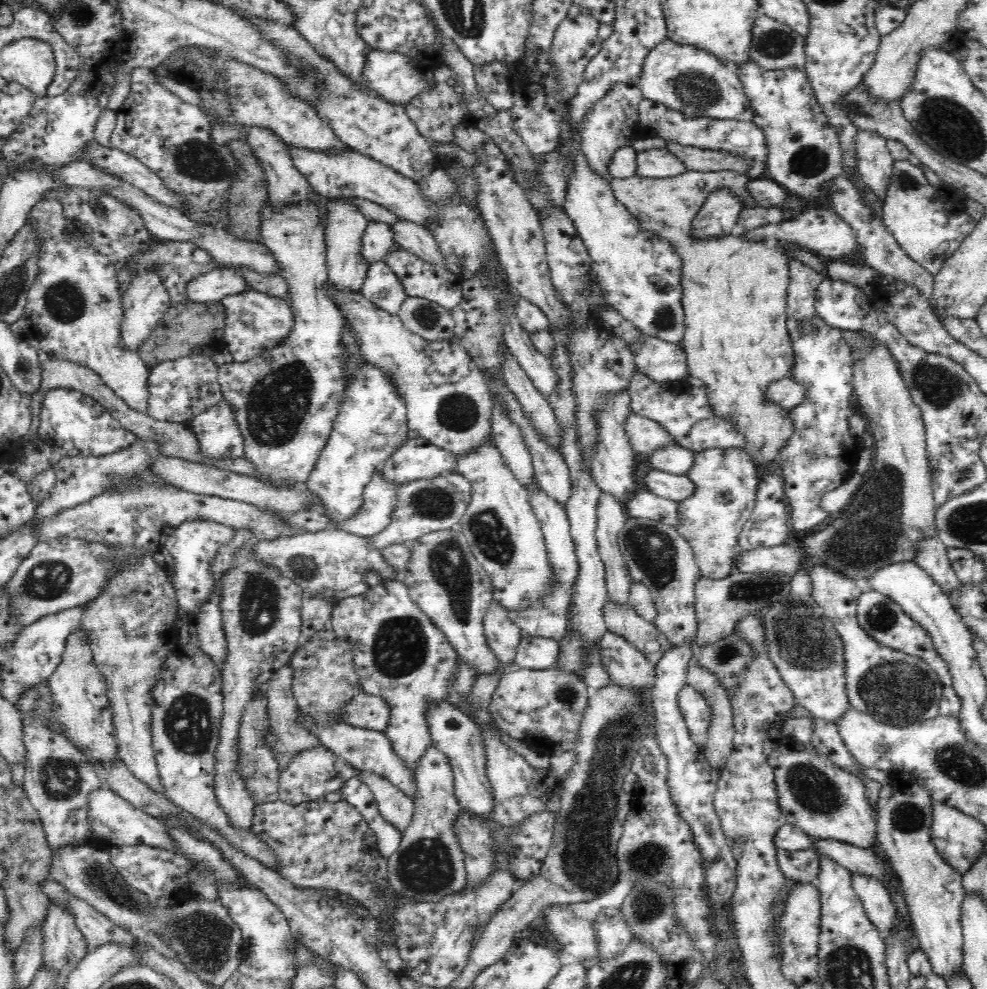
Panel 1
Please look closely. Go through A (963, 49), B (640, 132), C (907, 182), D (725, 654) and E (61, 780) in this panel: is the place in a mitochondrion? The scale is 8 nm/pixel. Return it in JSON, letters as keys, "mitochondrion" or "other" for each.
{"A":"other","B":"other","C":"mitochondrion","D":"mitochondrion","E":"mitochondrion"}

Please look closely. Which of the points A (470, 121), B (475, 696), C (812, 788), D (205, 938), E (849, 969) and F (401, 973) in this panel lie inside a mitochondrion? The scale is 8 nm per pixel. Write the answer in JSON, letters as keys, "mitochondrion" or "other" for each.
{"A":"other","B":"other","C":"mitochondrion","D":"mitochondrion","E":"mitochondrion","F":"other"}

